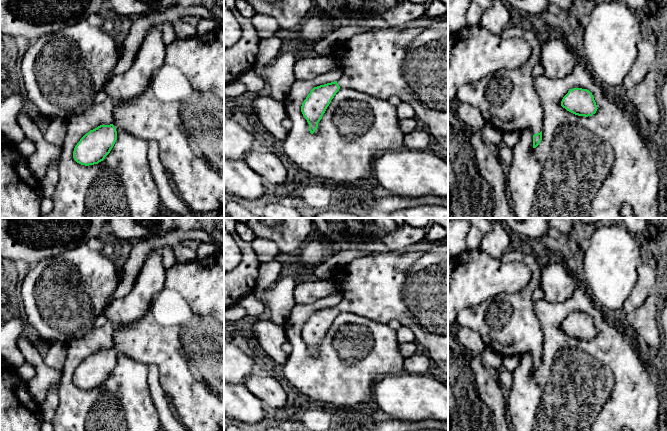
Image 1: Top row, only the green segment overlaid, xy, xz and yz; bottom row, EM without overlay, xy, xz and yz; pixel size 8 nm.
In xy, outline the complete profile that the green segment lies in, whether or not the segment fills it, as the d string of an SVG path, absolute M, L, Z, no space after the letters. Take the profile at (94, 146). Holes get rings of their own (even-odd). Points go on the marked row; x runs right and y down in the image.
M215 28L205 36L196 35L187 39L177 38L171 45L166 46L164 63L154 72L146 90L136 98L122 101L116 105L113 124L100 125L86 133L74 148L74 160L85 166L103 161L113 148L118 131L125 131L135 137L144 140L155 140L158 143L162 165L170 179L175 183L176 192L191 211L198 215L209 211L224 212L224 29Z

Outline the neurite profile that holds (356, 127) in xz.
M335 69L311 80L296 80L293 83L284 100L287 117L292 125L280 145L289 165L306 177L360 186L374 177L374 160L380 153L404 147L404 134L399 128L396 106L387 99L375 98L350 88L339 89L319 121L318 128L311 134L301 112L302 103L314 87L337 81L338 77L339 72Z

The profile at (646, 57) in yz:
M641 39L638 45L638 55L633 63L628 75L624 79L623 90L628 90L640 83L654 67L656 61L656 47L647 39Z

